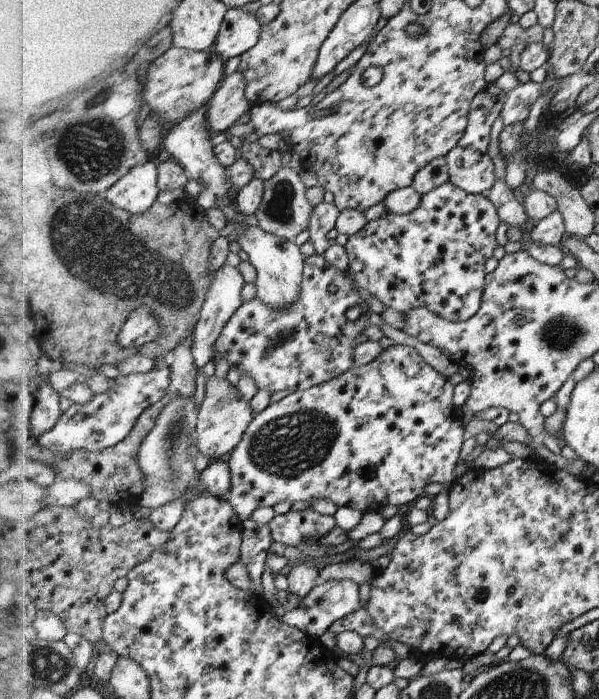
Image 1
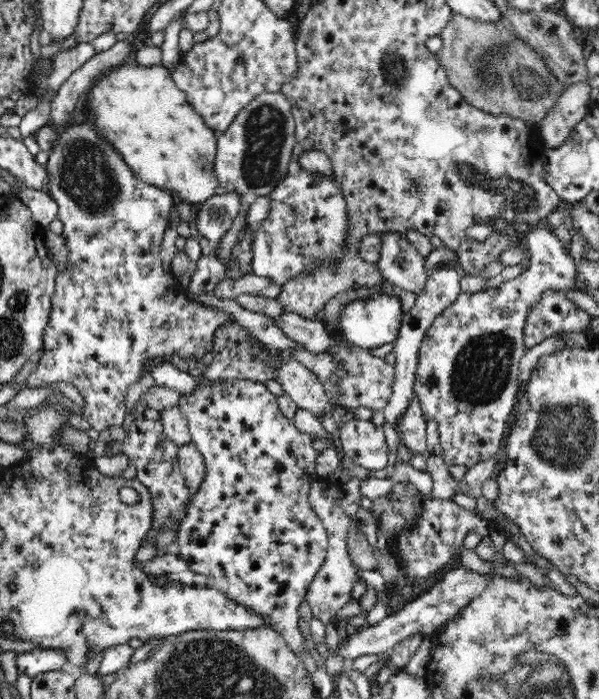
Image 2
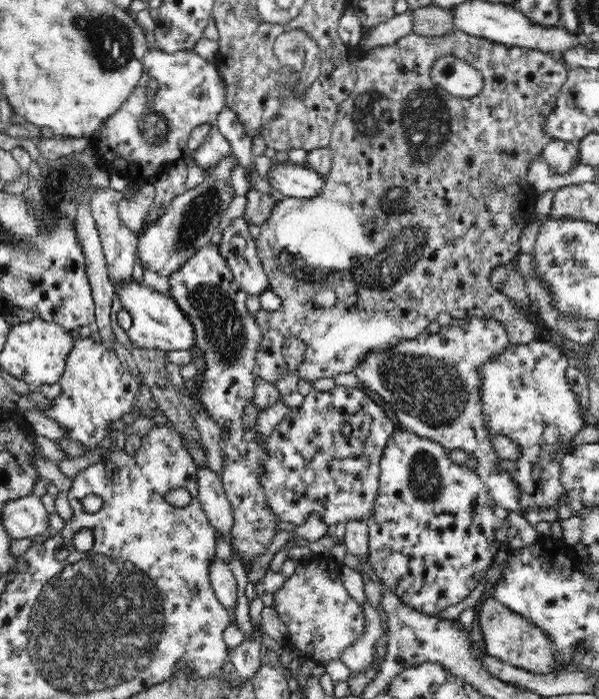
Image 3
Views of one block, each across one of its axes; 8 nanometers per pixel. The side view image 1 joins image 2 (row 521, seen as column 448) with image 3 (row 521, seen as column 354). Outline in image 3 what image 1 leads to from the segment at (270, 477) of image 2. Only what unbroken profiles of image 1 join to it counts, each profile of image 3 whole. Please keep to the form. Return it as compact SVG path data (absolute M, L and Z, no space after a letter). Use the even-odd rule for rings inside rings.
M208 244L189 259L182 270L168 278L170 296L189 318L196 335L196 347L202 350L204 356L206 368L202 382L194 392L205 414L221 430L224 464L220 475L234 517L230 544L231 548L238 551L247 571L245 564L264 554L274 536L281 531L278 529L281 520L267 508L266 491L259 483L258 462L266 452L266 439L260 441L256 427L246 429L242 421L246 404L254 400L254 382L259 376L256 355L263 337L254 315L246 309L246 297L249 294L235 280L219 244Z

